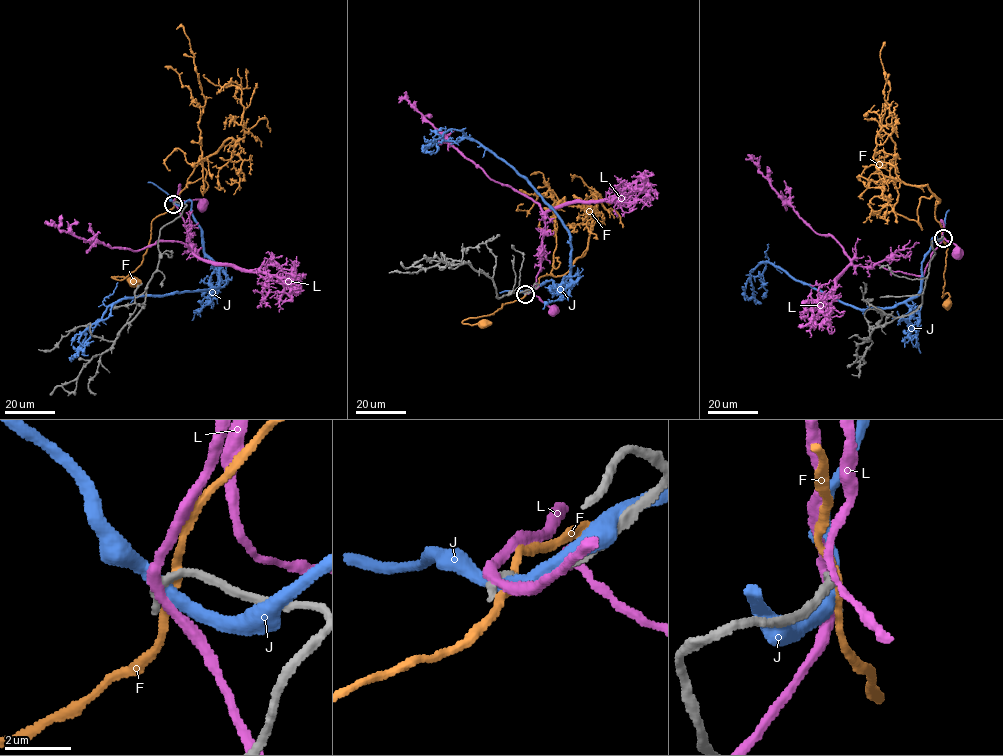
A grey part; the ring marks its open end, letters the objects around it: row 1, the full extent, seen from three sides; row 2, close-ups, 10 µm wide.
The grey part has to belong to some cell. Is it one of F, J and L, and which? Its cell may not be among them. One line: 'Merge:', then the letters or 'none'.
Merge: none

